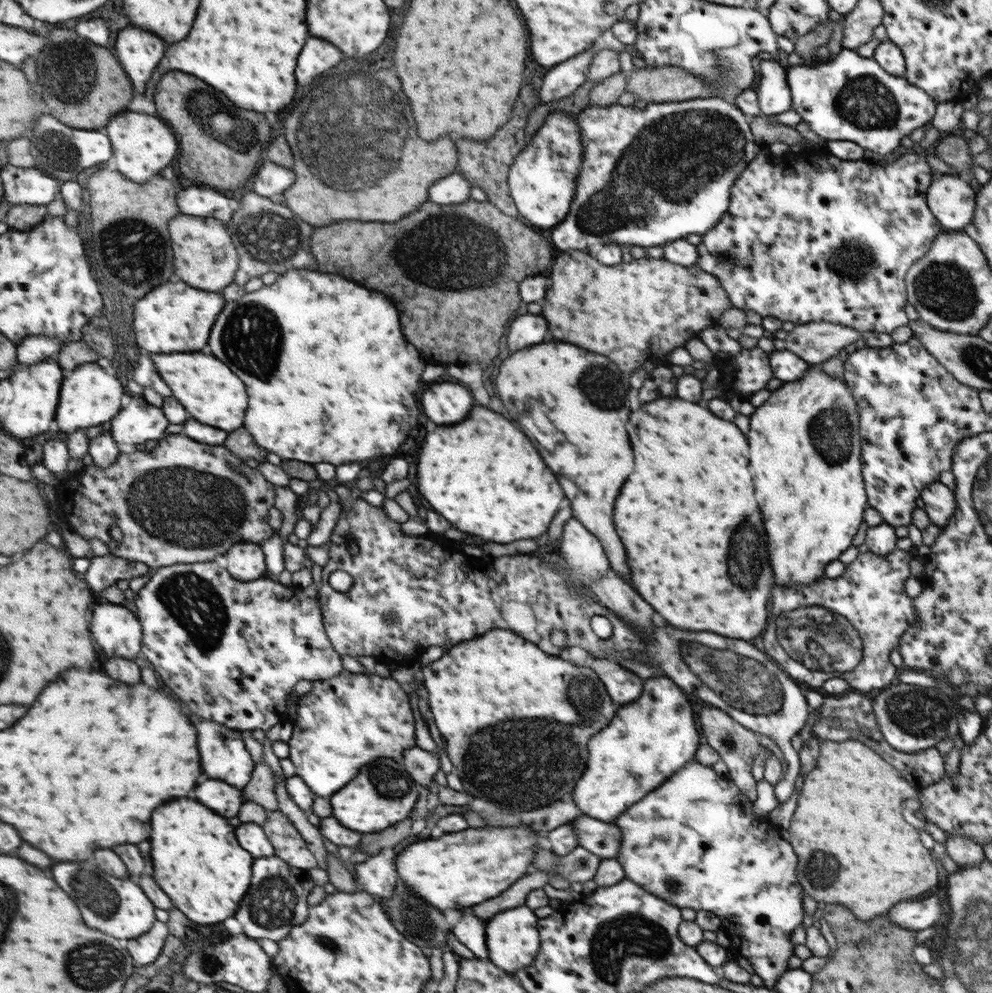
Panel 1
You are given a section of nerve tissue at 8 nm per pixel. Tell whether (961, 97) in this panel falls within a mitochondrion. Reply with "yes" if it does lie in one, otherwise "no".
no

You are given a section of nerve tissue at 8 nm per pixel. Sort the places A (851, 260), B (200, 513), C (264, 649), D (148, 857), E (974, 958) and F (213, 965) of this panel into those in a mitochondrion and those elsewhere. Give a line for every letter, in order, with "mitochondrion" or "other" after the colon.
A: mitochondrion
B: mitochondrion
C: other
D: other
E: mitochondrion
F: mitochondrion

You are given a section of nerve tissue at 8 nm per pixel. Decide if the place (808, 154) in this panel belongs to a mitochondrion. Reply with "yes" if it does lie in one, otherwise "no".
no

